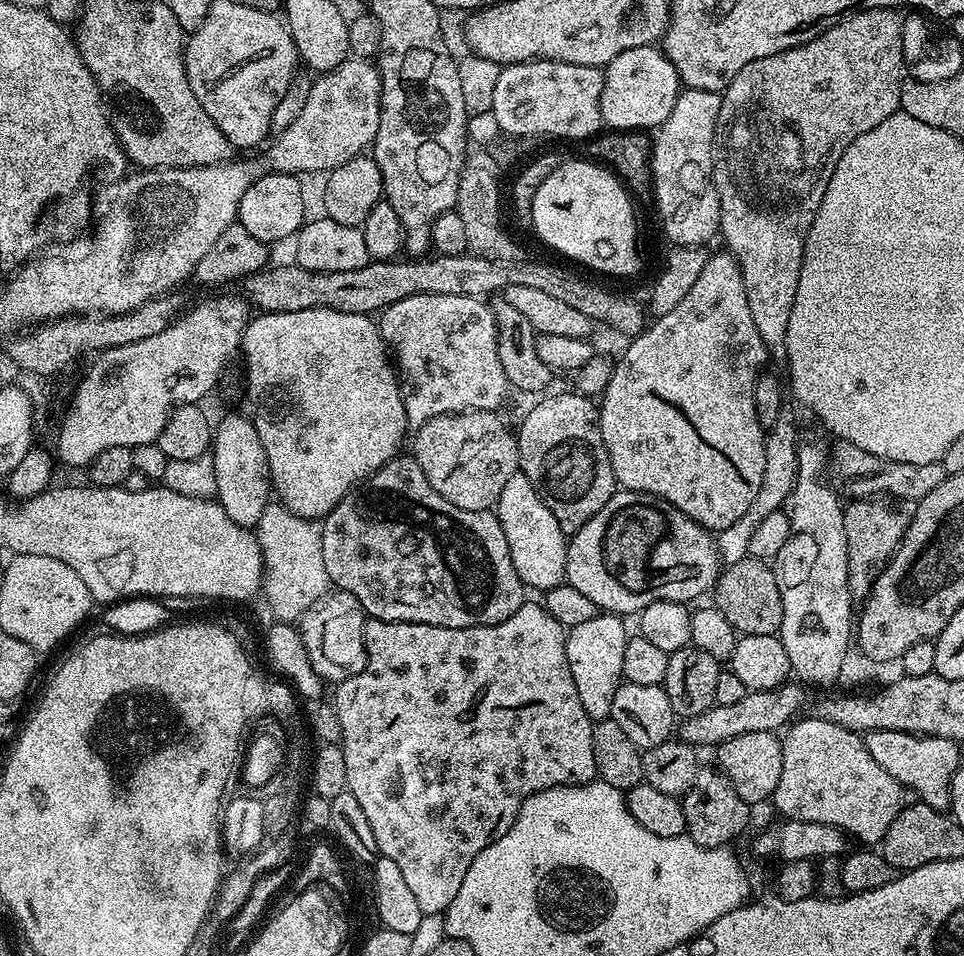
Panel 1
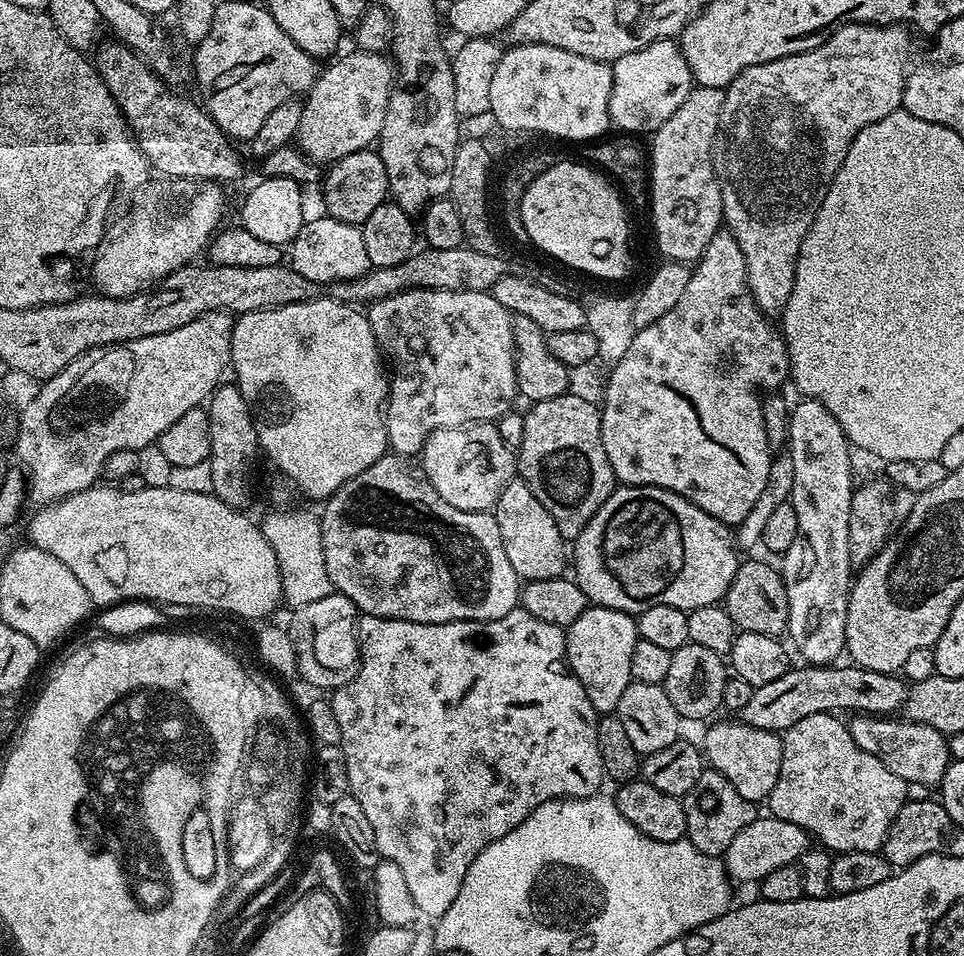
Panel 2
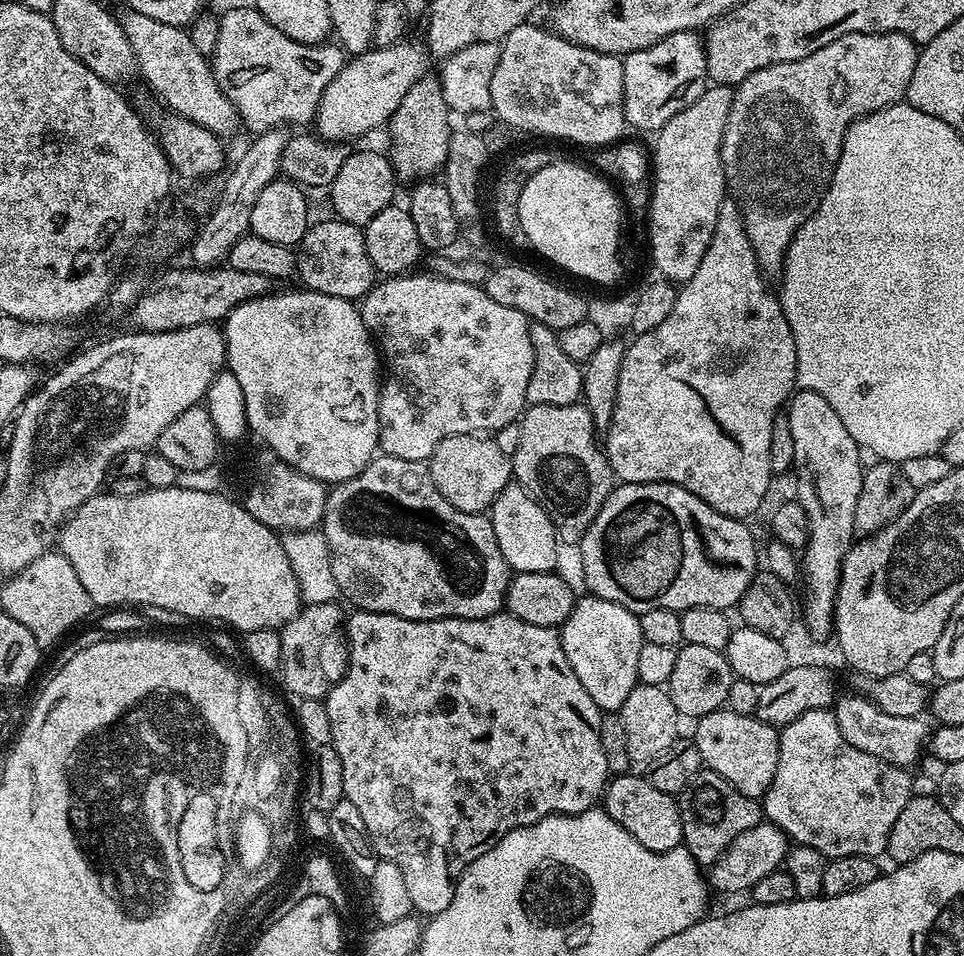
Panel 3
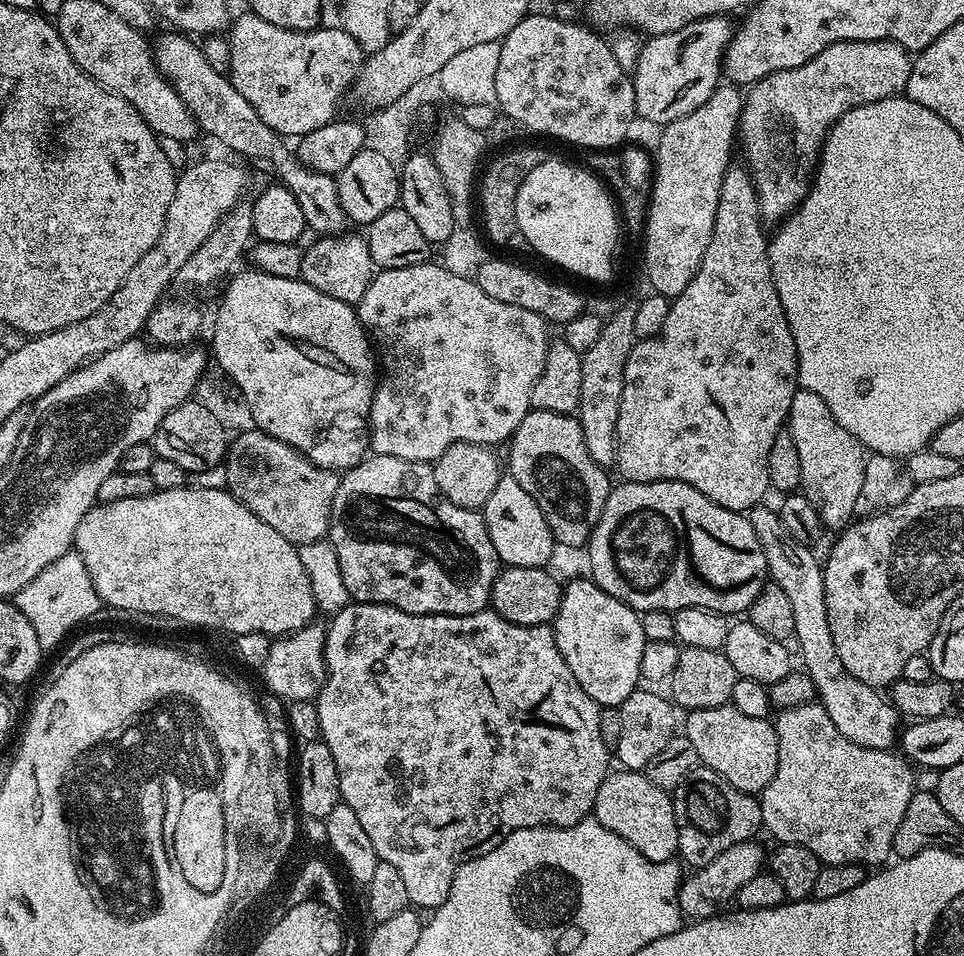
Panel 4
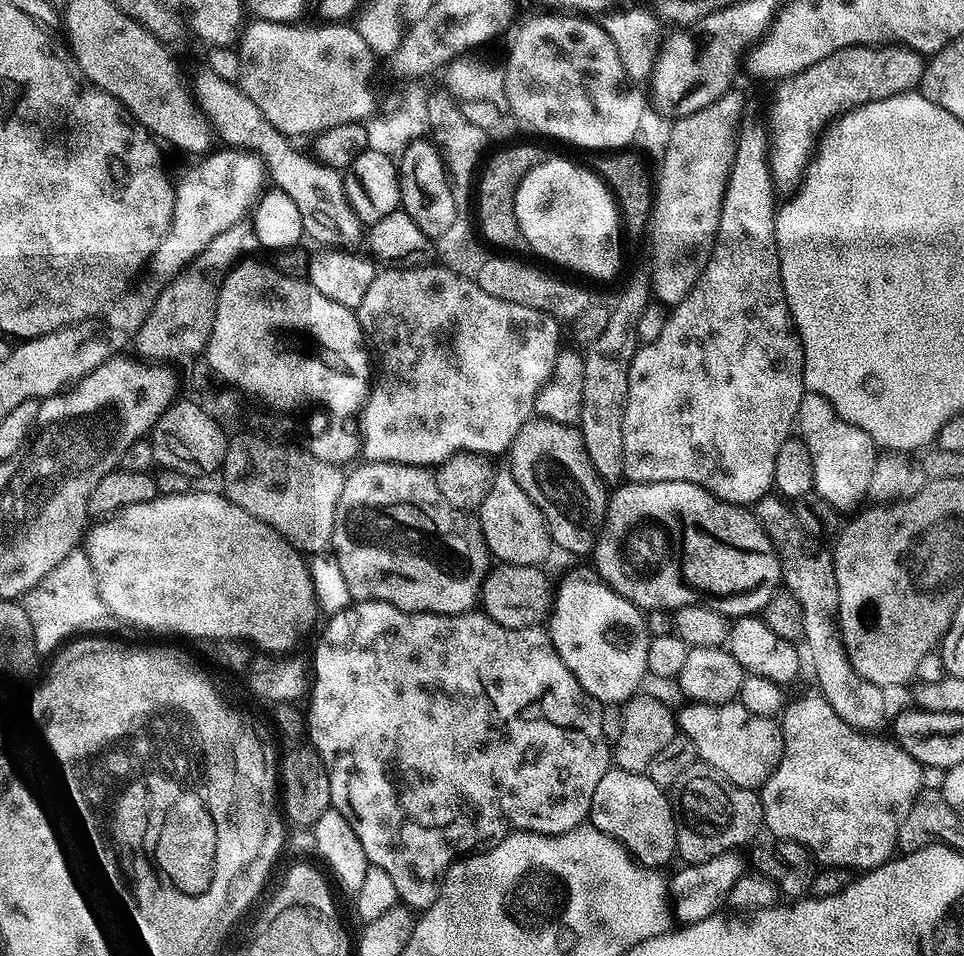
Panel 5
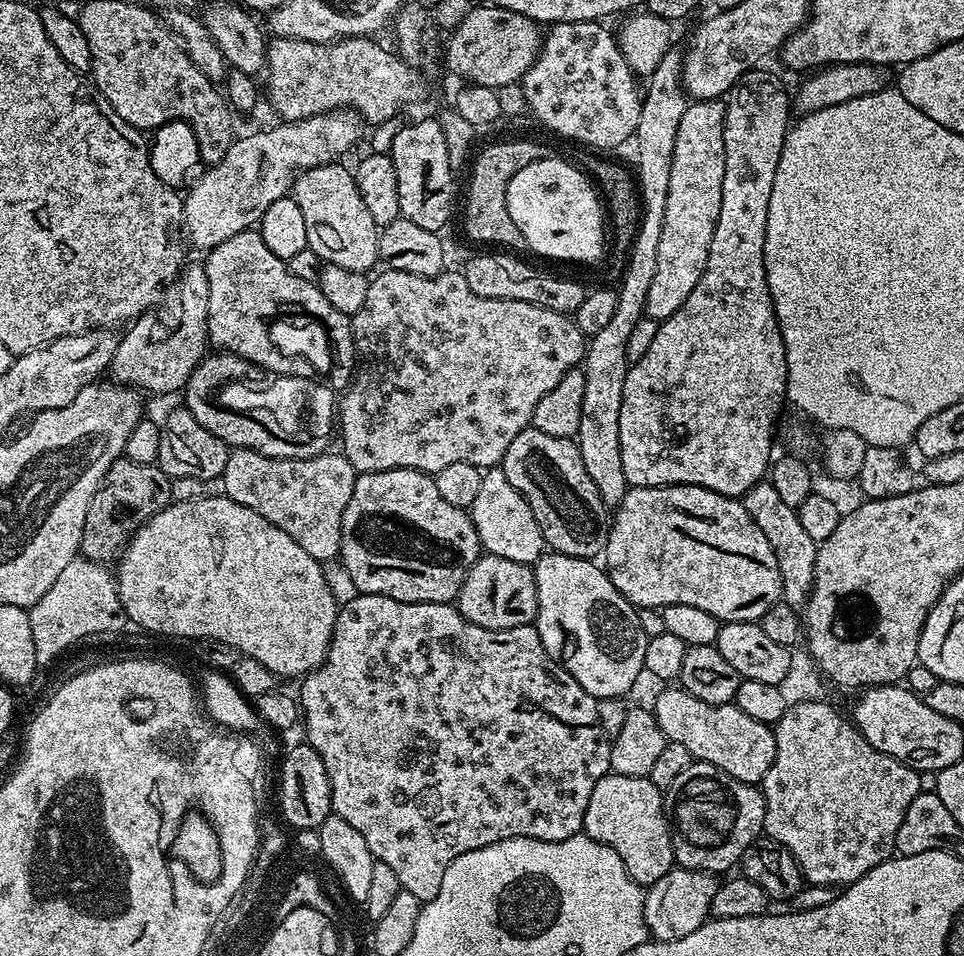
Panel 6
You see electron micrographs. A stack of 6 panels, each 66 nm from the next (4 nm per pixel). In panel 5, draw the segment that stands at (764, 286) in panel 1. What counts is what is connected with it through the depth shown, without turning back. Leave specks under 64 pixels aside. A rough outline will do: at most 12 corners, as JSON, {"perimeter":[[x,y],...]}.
{"perimeter":[[838,50],[775,85],[773,181],[797,181],[816,135],[907,93],[921,53]]}

